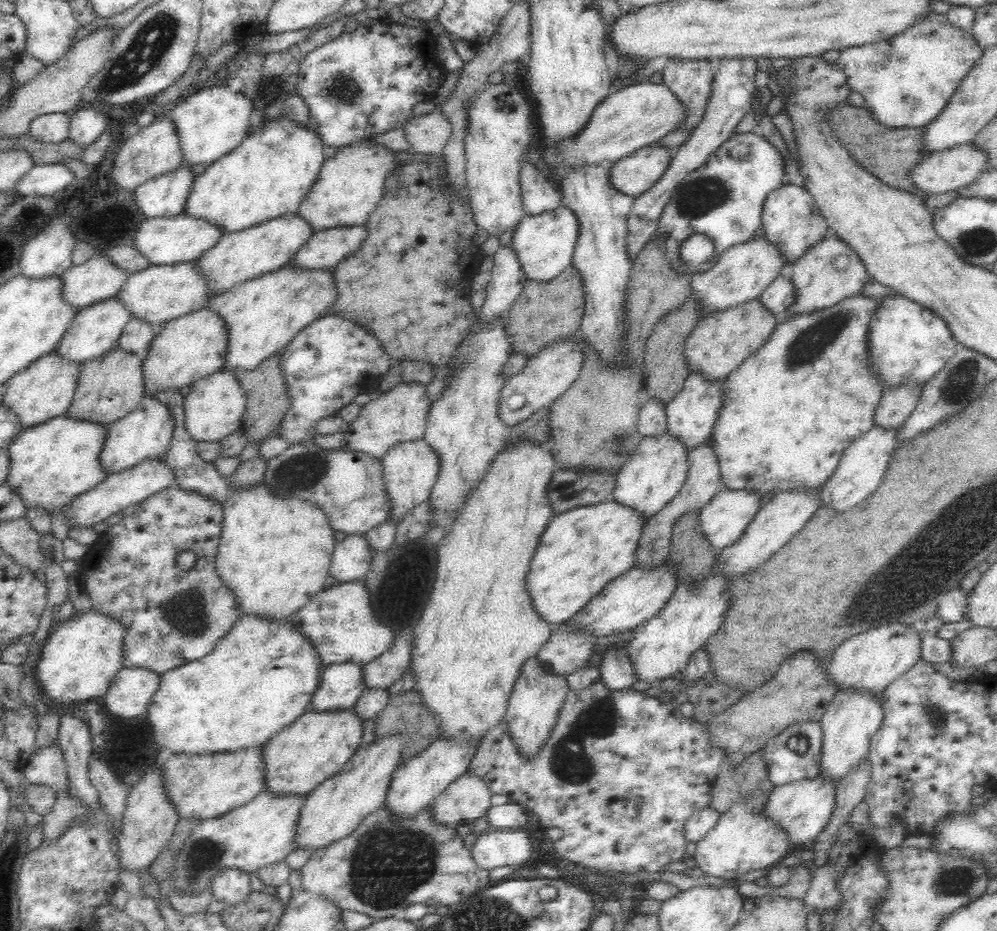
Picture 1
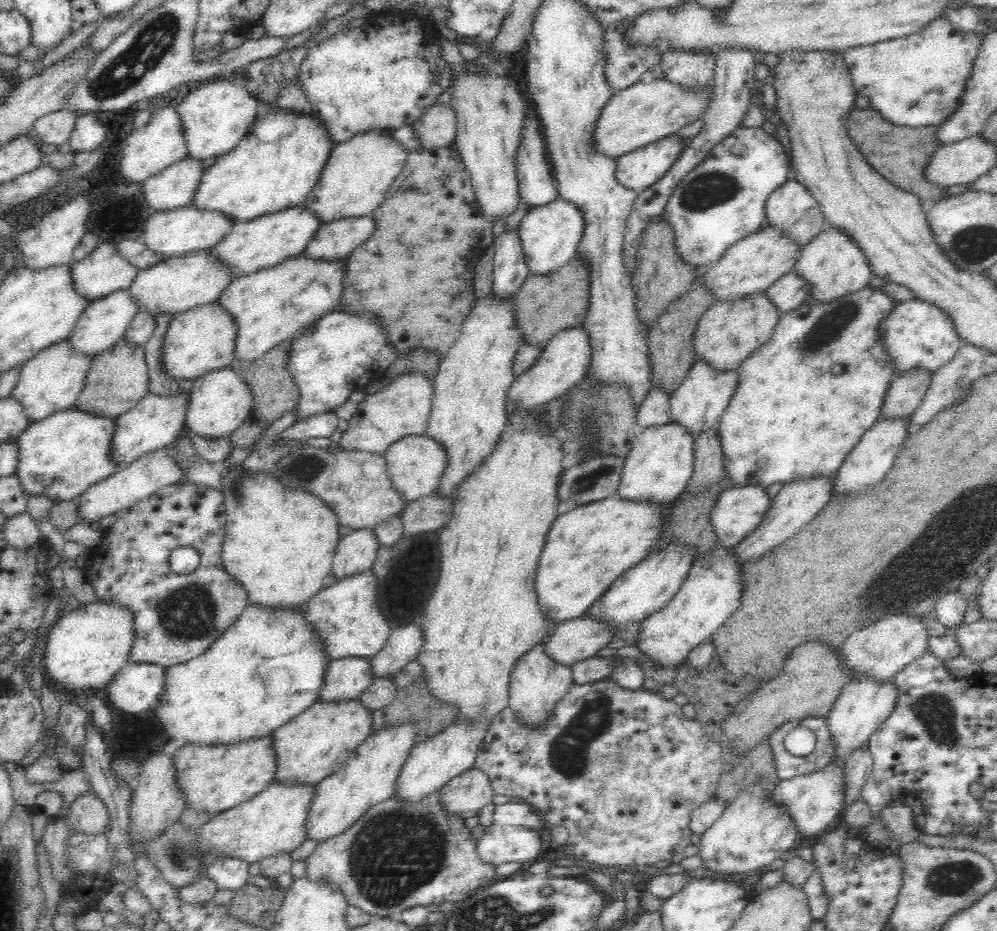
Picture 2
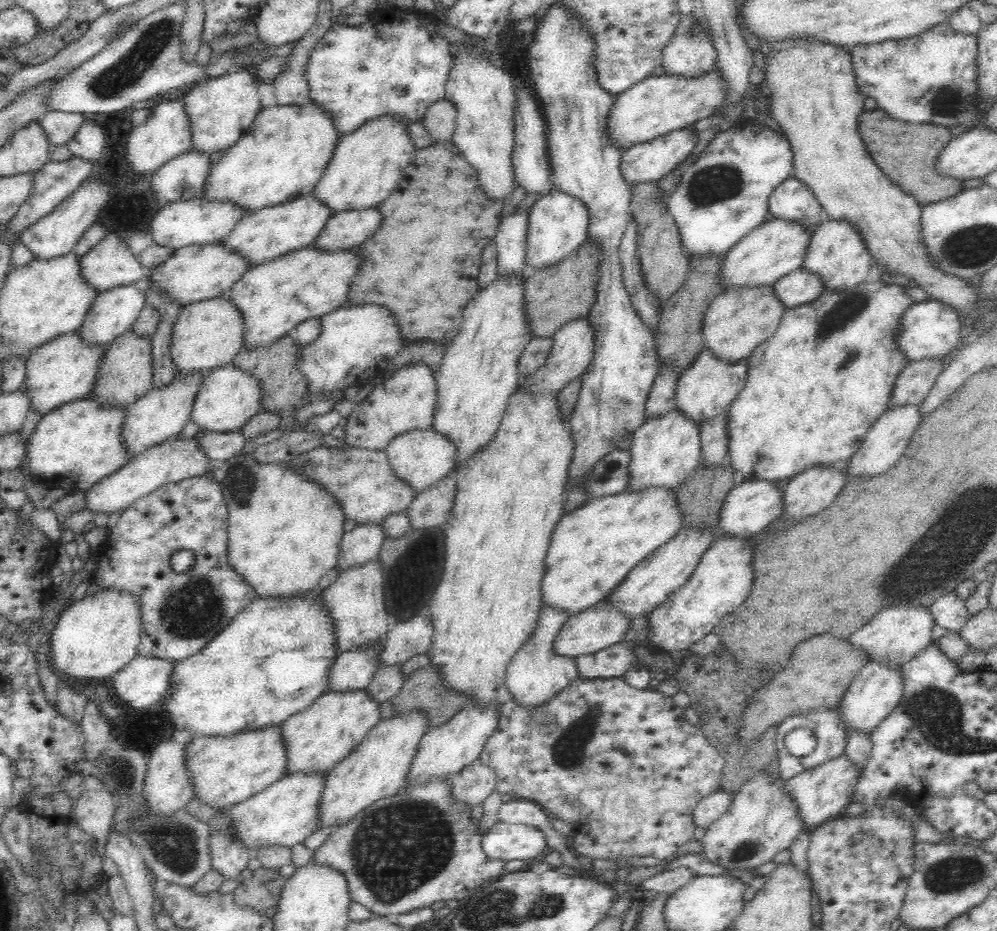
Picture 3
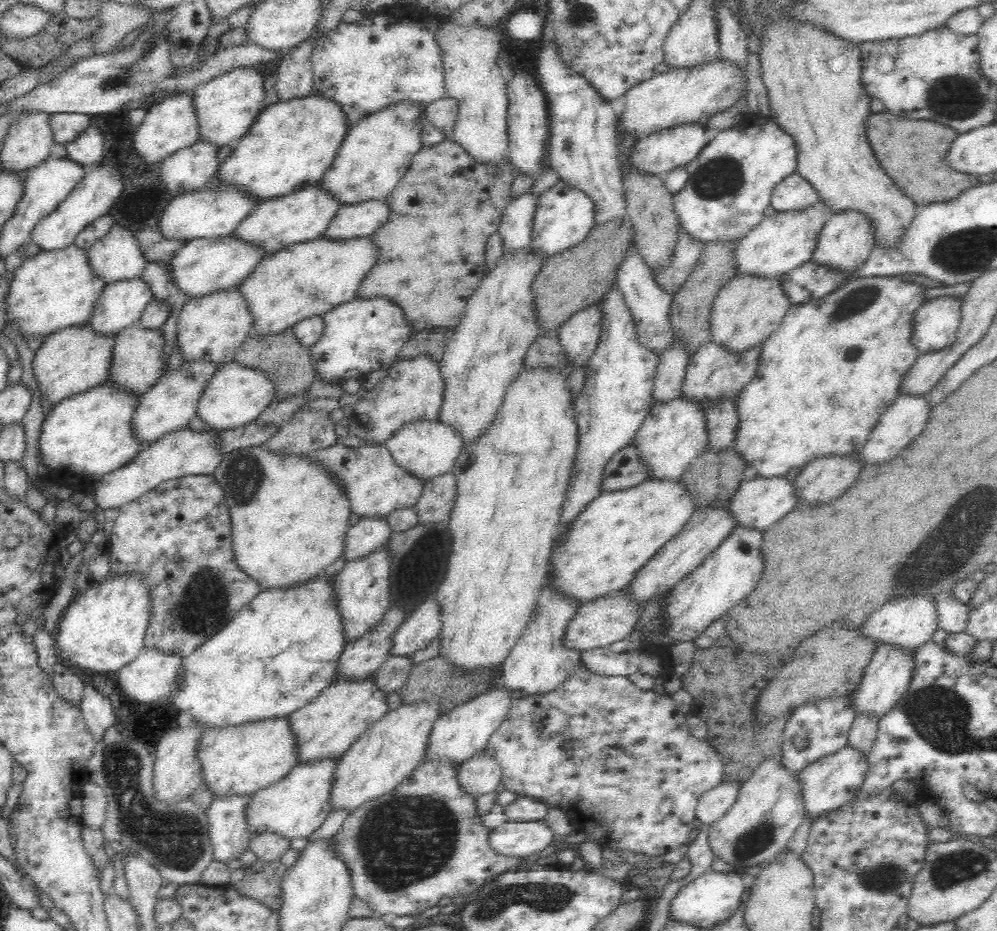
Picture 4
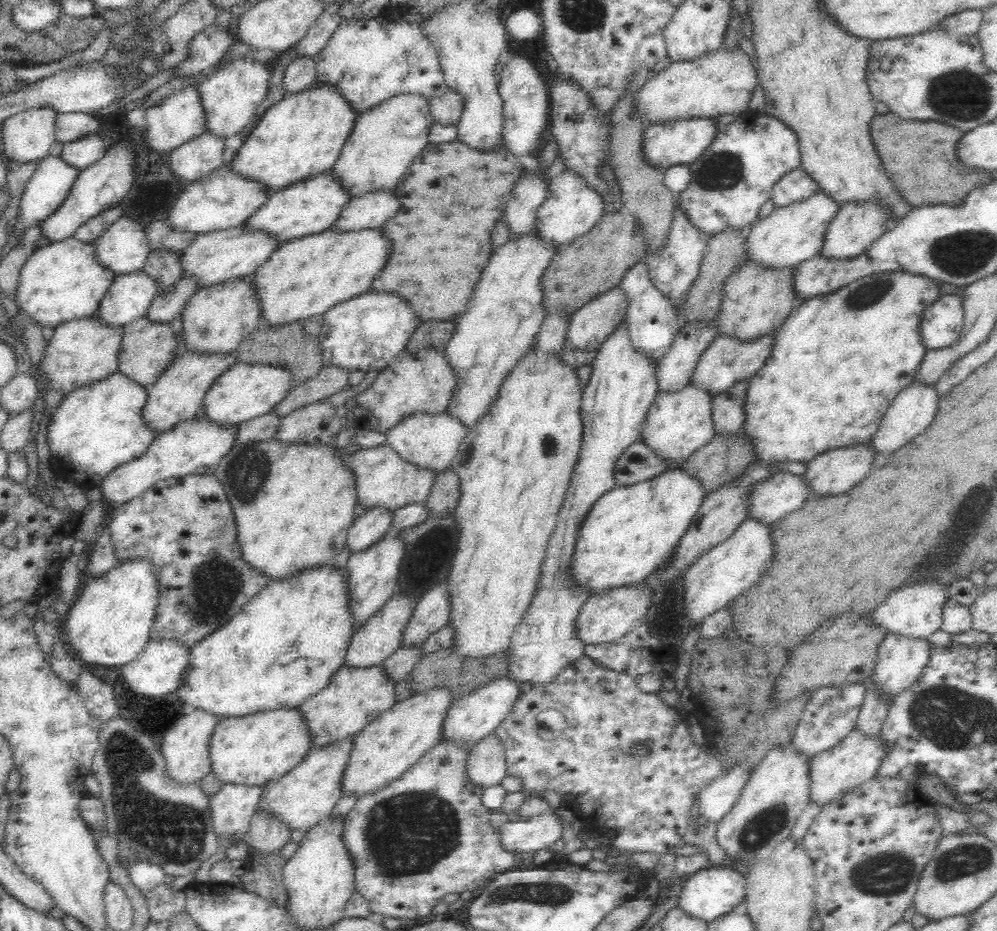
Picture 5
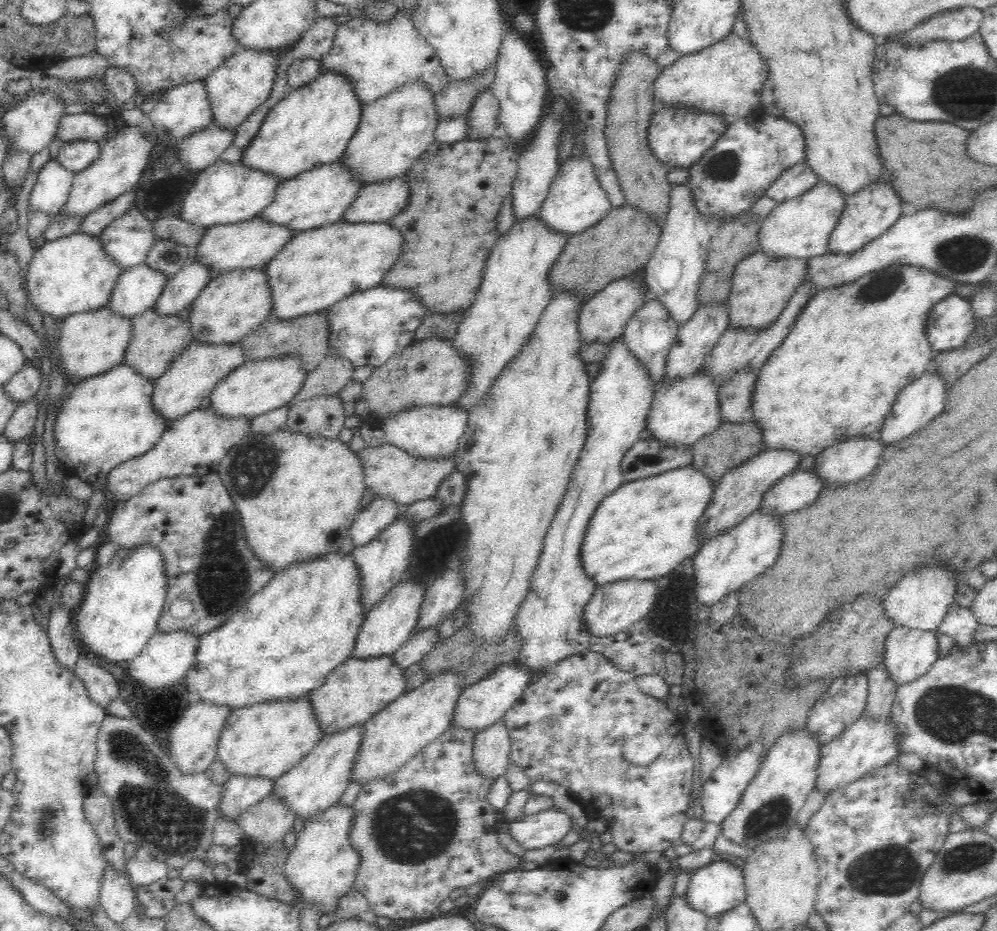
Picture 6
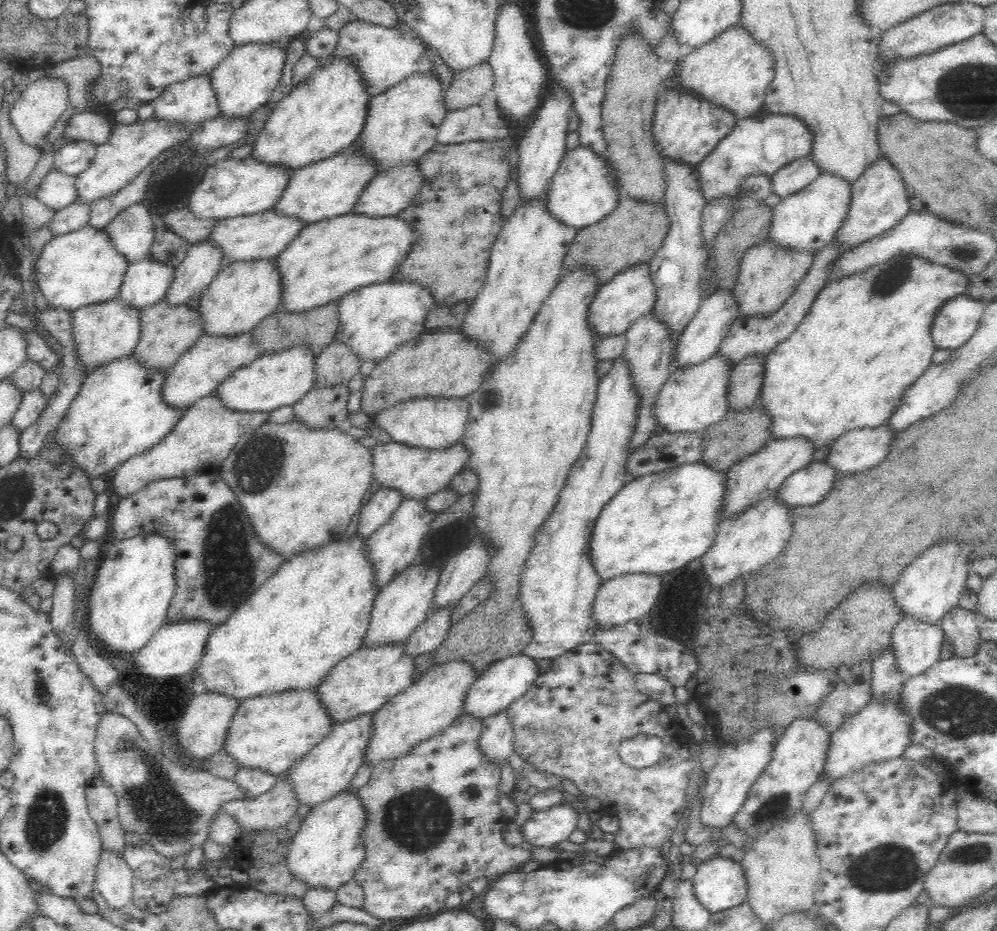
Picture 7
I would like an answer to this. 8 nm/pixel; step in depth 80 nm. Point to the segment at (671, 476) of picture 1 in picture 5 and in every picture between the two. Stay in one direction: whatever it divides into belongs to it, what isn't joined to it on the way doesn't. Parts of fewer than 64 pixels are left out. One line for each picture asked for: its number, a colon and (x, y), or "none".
2: (657, 469)
3: (665, 448)
4: (675, 432)
5: (680, 421)

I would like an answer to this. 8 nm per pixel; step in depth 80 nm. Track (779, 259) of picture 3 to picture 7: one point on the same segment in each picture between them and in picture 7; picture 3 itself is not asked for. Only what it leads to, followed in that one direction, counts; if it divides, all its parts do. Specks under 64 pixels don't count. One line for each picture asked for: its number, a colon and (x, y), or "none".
4: (783, 241)
5: (791, 234)
6: (800, 227)
7: (806, 220)

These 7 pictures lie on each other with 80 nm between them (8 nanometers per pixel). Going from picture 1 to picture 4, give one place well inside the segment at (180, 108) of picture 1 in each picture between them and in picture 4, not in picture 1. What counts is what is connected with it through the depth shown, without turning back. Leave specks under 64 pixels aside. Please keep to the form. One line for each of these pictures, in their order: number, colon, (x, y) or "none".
2: (215, 117)
3: (222, 109)
4: (227, 106)

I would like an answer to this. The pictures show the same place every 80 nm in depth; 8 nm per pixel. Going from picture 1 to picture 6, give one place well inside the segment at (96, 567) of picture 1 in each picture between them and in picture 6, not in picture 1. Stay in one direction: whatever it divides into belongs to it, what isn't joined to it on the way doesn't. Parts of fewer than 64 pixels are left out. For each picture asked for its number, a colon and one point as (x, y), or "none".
2: (176, 617)
3: (183, 611)
4: (179, 534)
5: (186, 524)
6: (193, 519)

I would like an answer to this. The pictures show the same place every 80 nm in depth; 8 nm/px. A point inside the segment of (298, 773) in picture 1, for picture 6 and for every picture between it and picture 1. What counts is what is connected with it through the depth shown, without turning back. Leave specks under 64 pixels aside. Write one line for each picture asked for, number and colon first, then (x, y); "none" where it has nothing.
2: (310, 747)
3: (319, 736)
4: (326, 726)
5: (355, 695)
6: (358, 688)

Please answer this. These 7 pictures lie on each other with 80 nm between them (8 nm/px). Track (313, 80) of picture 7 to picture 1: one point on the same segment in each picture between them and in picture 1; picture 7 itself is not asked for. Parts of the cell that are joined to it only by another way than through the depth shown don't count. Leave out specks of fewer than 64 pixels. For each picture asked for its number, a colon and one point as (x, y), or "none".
1: (269, 175)
2: (278, 163)
3: (285, 153)
4: (294, 142)
5: (303, 134)
6: (313, 124)

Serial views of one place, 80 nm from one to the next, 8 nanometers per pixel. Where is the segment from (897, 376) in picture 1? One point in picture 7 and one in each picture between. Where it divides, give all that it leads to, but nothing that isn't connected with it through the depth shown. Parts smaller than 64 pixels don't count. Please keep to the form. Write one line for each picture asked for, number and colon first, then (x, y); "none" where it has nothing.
2: (916, 334)
3: (931, 328)
4: (936, 324)
5: (943, 322)
6: (950, 323)
7: (959, 318)

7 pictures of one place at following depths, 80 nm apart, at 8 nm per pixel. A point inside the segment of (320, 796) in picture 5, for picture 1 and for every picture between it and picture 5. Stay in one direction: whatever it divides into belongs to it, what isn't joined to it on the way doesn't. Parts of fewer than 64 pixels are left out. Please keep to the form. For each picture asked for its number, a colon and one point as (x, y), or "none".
1: (261, 832)
2: (272, 822)
3: (285, 813)
4: (296, 805)

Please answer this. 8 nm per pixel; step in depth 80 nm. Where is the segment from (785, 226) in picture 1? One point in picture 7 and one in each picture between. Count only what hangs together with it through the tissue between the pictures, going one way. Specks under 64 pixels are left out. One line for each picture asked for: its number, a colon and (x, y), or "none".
2: (790, 208)
3: (792, 199)
4: (794, 192)
5: (797, 185)
6: (797, 179)
7: (788, 180)

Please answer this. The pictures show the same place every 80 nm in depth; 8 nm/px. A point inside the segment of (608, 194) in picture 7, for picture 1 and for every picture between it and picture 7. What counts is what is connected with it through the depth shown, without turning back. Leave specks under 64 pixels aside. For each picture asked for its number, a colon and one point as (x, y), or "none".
1: (544, 244)
2: (550, 234)
3: (558, 223)
4: (565, 215)
5: (573, 206)
6: (576, 200)

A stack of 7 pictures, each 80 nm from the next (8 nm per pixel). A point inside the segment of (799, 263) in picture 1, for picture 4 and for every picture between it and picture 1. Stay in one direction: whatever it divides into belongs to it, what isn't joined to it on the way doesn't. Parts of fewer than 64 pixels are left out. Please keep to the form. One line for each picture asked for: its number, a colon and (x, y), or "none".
2: (832, 265)
3: (838, 251)
4: (847, 238)

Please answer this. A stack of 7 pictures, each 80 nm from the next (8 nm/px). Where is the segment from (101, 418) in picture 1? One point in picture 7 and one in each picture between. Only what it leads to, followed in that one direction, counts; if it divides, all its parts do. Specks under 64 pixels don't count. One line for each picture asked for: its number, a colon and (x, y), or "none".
2: (117, 380)
3: (126, 373)
4: (138, 360)
5: (148, 347)
6: (158, 339)
7: (168, 330)

